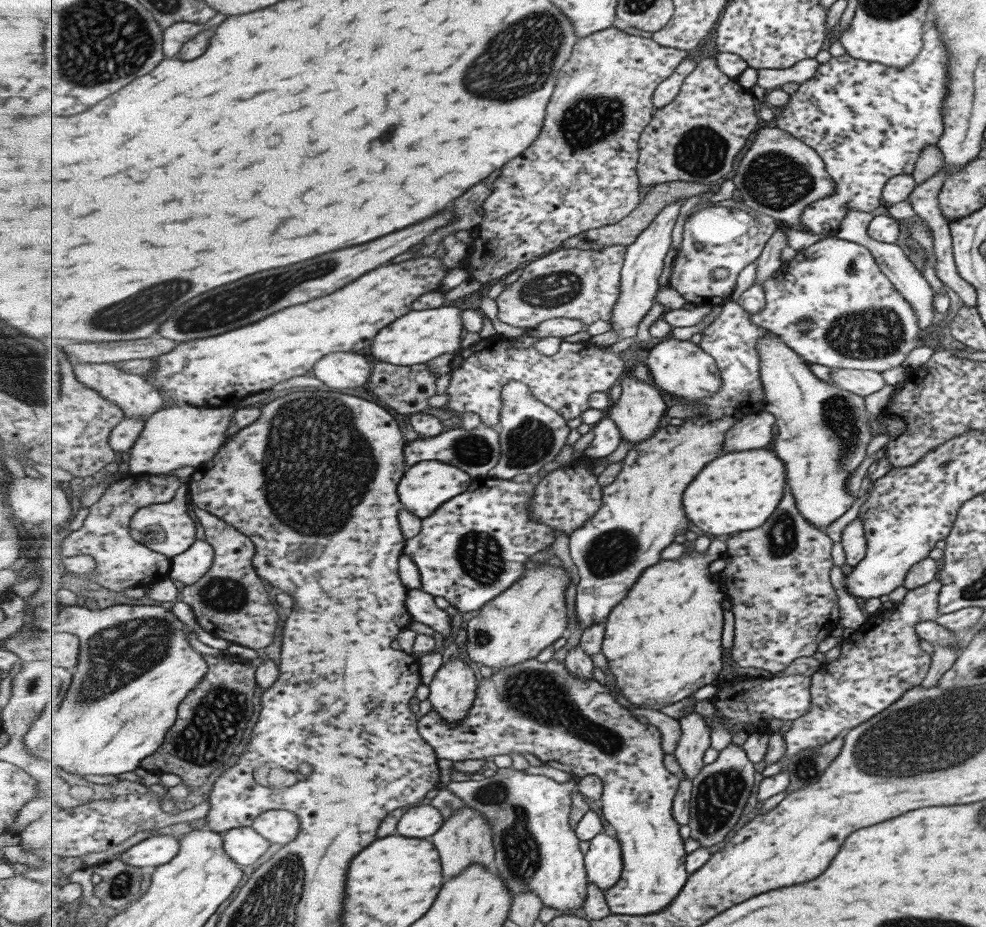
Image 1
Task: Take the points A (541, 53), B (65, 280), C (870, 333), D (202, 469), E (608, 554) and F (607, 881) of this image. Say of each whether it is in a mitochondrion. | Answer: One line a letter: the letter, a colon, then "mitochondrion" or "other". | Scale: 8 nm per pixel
A: mitochondrion
B: other
C: mitochondrion
D: other
E: mitochondrion
F: other

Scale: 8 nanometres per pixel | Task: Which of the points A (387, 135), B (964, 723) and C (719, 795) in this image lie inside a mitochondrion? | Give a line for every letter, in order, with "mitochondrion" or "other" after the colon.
A: other
B: mitochondrion
C: mitochondrion

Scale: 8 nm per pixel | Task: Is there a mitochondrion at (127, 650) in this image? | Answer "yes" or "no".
yes

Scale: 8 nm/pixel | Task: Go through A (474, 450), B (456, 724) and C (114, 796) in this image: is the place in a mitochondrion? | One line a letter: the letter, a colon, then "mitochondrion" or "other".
A: mitochondrion
B: other
C: other

